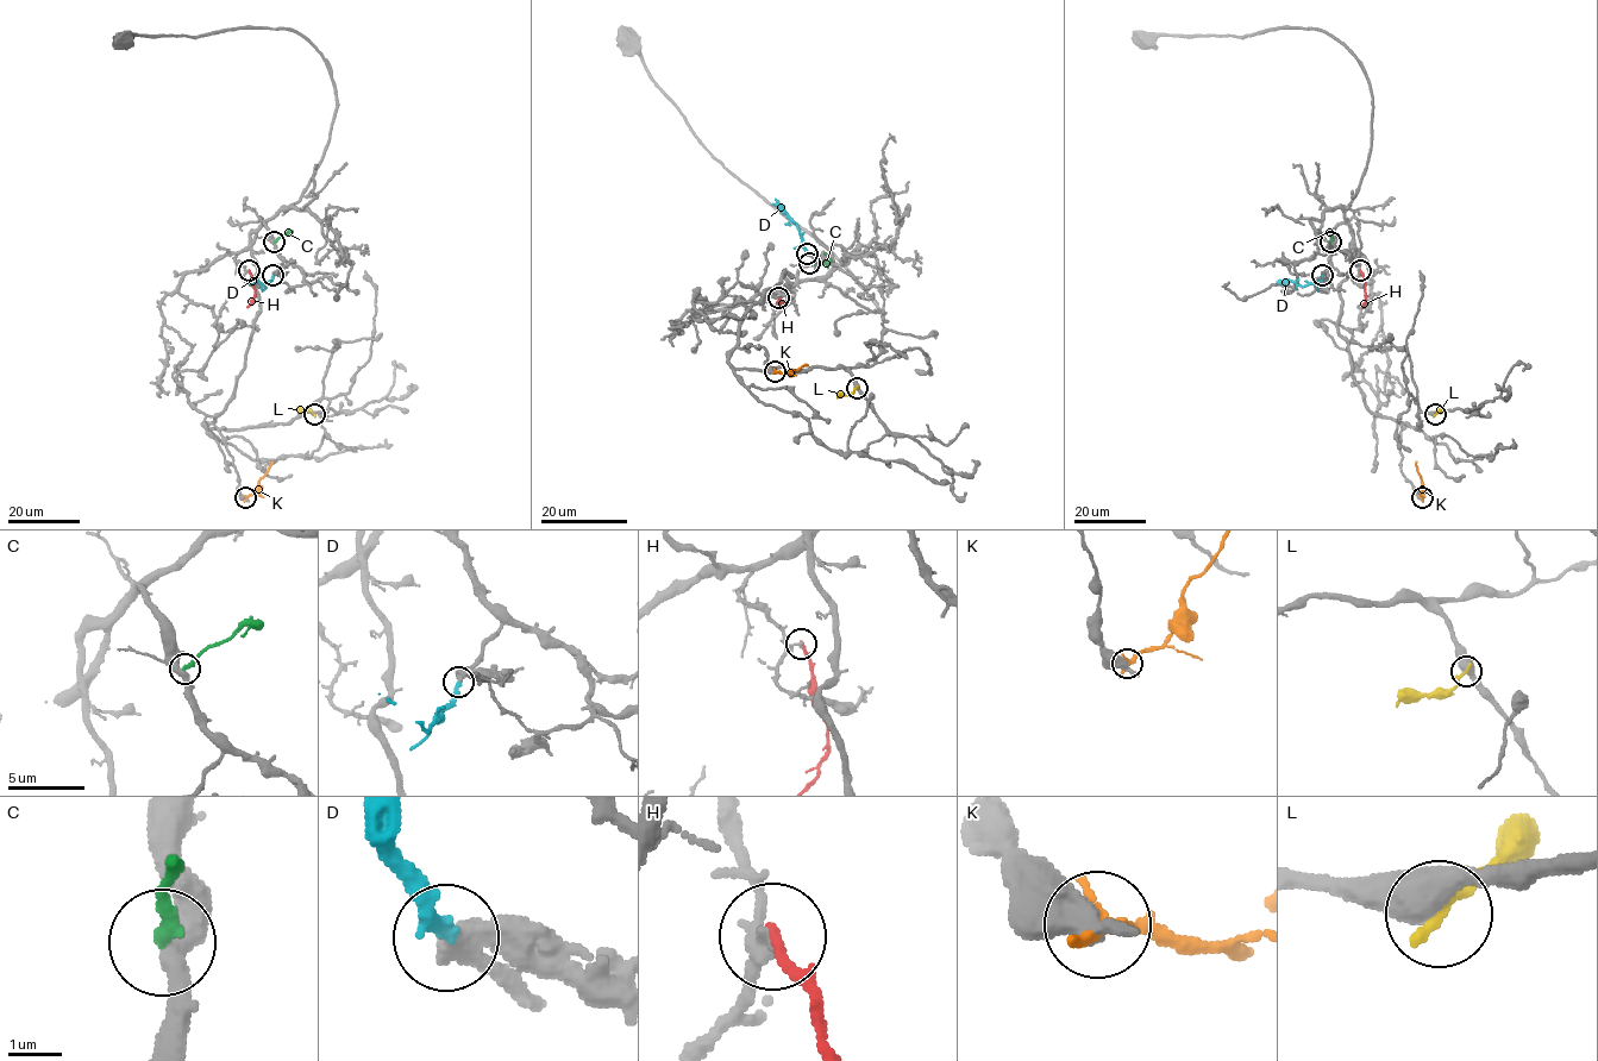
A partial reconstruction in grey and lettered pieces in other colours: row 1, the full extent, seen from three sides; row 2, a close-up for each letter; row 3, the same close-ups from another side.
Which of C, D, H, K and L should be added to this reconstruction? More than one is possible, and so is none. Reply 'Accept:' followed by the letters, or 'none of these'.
Accept: D

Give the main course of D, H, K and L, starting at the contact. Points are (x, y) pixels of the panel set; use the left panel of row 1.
D: (273, 275), (265, 286), (257, 281), (246, 282)
H: (249, 271), (255, 295), (246, 307)
K: (246, 498), (256, 491), (273, 462)
L: (313, 414), (298, 406)

